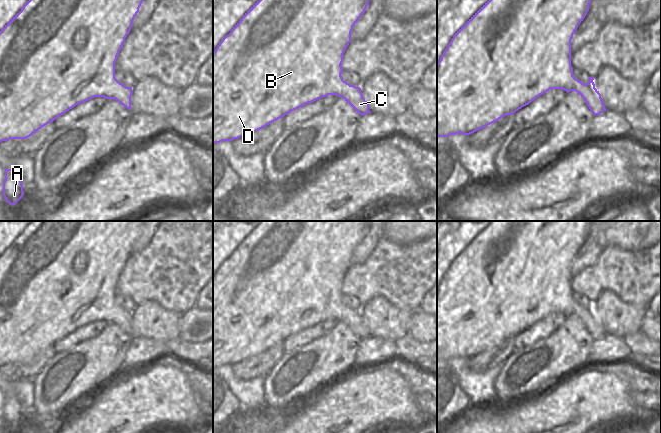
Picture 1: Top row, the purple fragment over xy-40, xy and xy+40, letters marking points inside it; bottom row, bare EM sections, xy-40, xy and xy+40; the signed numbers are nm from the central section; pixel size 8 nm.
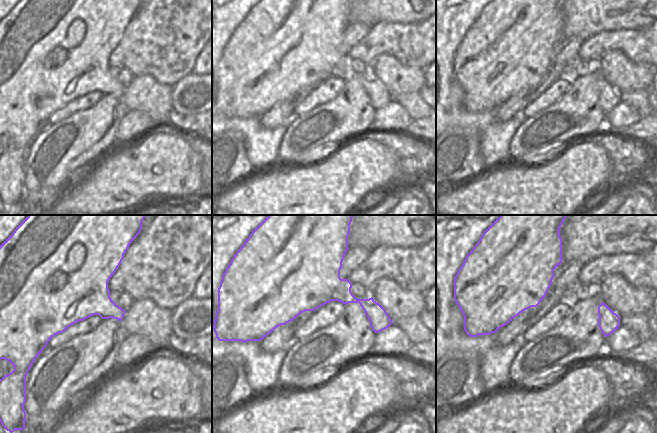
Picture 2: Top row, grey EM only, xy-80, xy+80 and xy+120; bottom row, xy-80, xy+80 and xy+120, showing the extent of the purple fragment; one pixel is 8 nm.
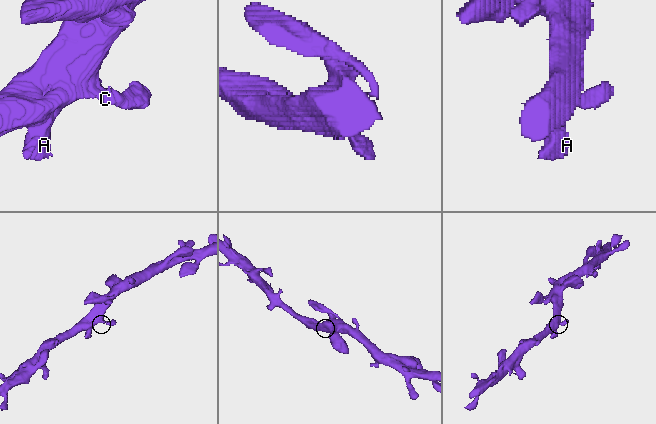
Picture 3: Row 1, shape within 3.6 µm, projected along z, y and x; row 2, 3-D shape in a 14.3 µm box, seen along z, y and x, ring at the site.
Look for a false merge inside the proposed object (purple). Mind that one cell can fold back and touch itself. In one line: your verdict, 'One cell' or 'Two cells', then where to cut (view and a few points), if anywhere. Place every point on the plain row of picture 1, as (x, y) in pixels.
One cell. No split

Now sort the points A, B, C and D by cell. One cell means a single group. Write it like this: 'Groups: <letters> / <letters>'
Groups: A B C D

